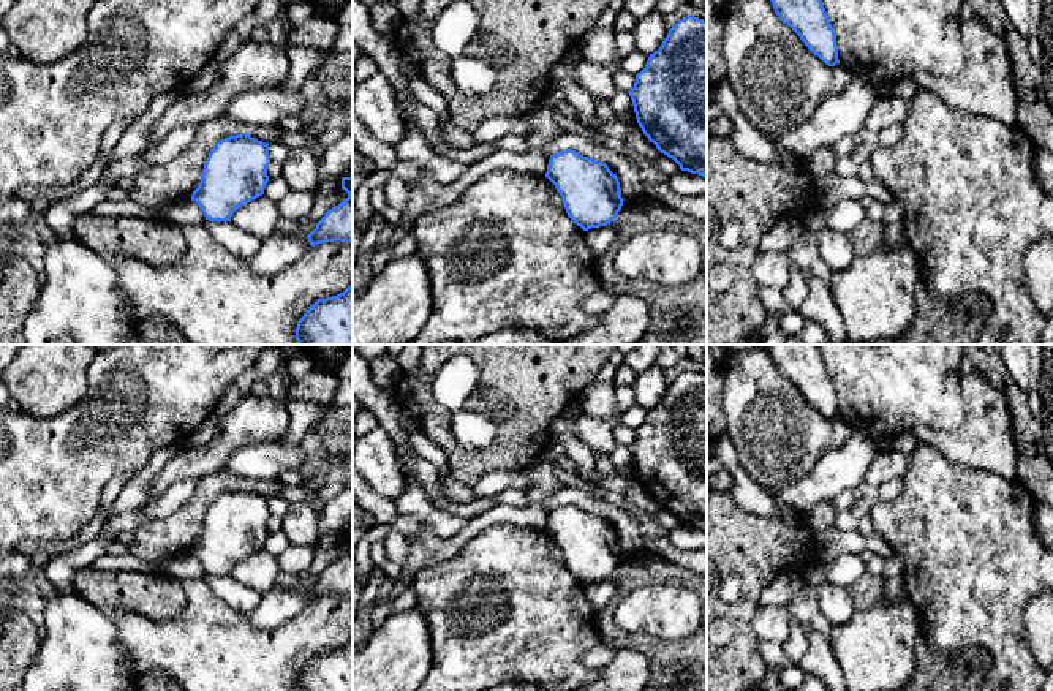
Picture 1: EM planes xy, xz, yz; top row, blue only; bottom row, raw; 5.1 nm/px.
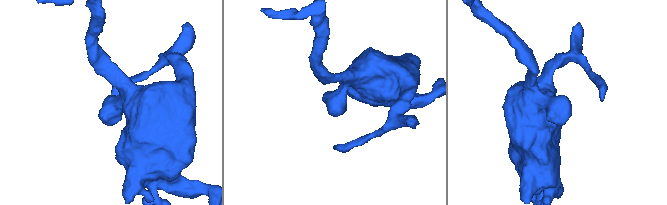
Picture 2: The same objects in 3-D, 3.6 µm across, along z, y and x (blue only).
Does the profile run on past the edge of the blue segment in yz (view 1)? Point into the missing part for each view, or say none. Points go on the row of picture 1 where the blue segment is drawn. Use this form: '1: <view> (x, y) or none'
1: none

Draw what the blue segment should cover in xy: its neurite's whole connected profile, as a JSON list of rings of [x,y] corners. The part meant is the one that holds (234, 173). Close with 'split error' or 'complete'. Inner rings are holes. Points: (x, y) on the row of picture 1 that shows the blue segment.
[[[247,133],[218,141],[191,194],[209,221],[229,221],[243,204],[264,194],[269,182],[269,144]]]; complete

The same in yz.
[[[770,0],[775,13],[787,24],[825,65],[838,60],[836,33],[822,0]]]; complete

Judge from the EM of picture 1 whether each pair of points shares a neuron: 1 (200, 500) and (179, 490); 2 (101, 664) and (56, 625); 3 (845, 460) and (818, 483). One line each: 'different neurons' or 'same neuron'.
1: different neurons
2: same neuron
3: same neuron

